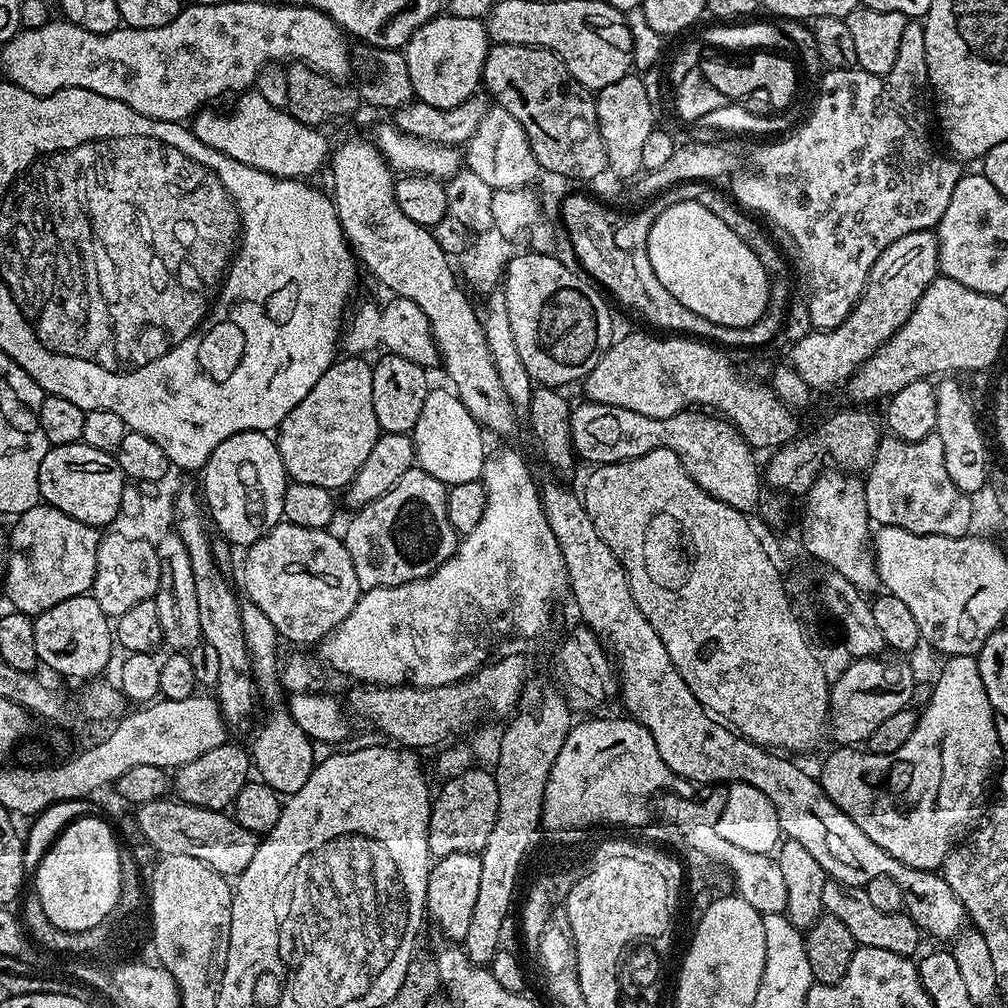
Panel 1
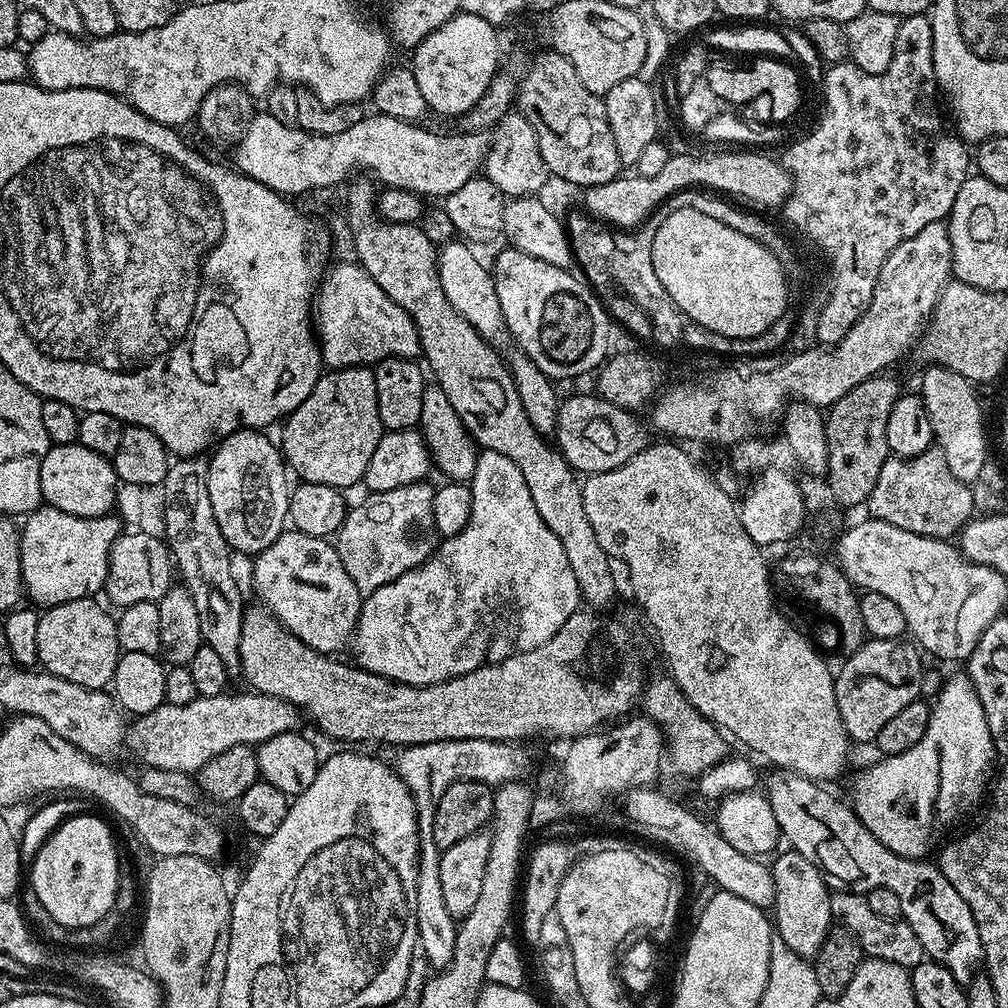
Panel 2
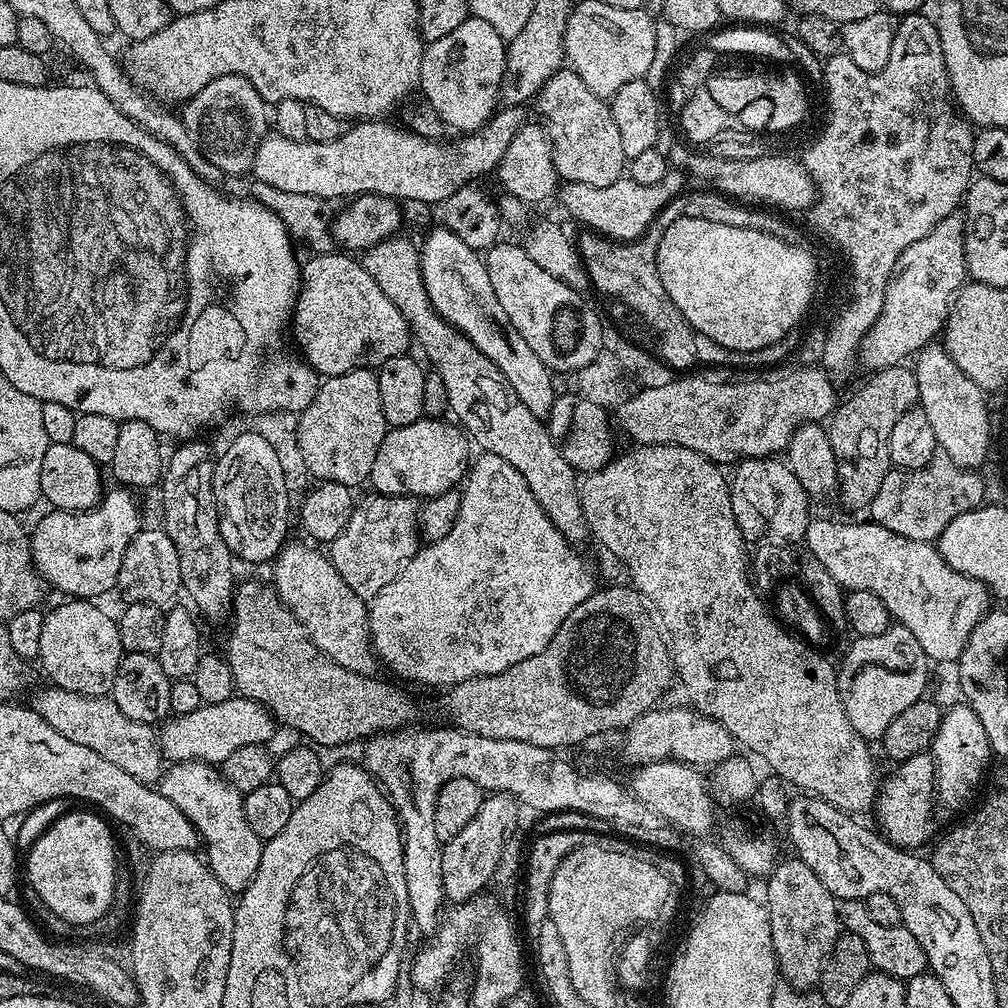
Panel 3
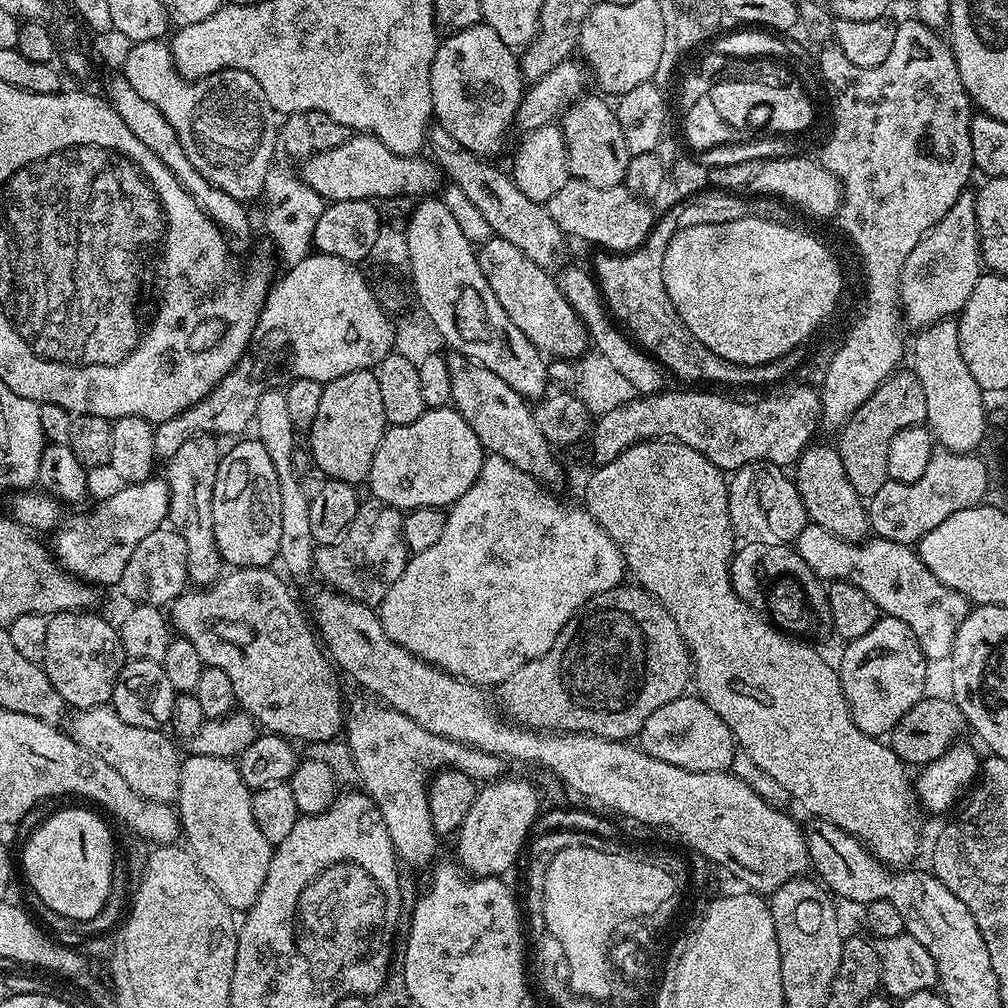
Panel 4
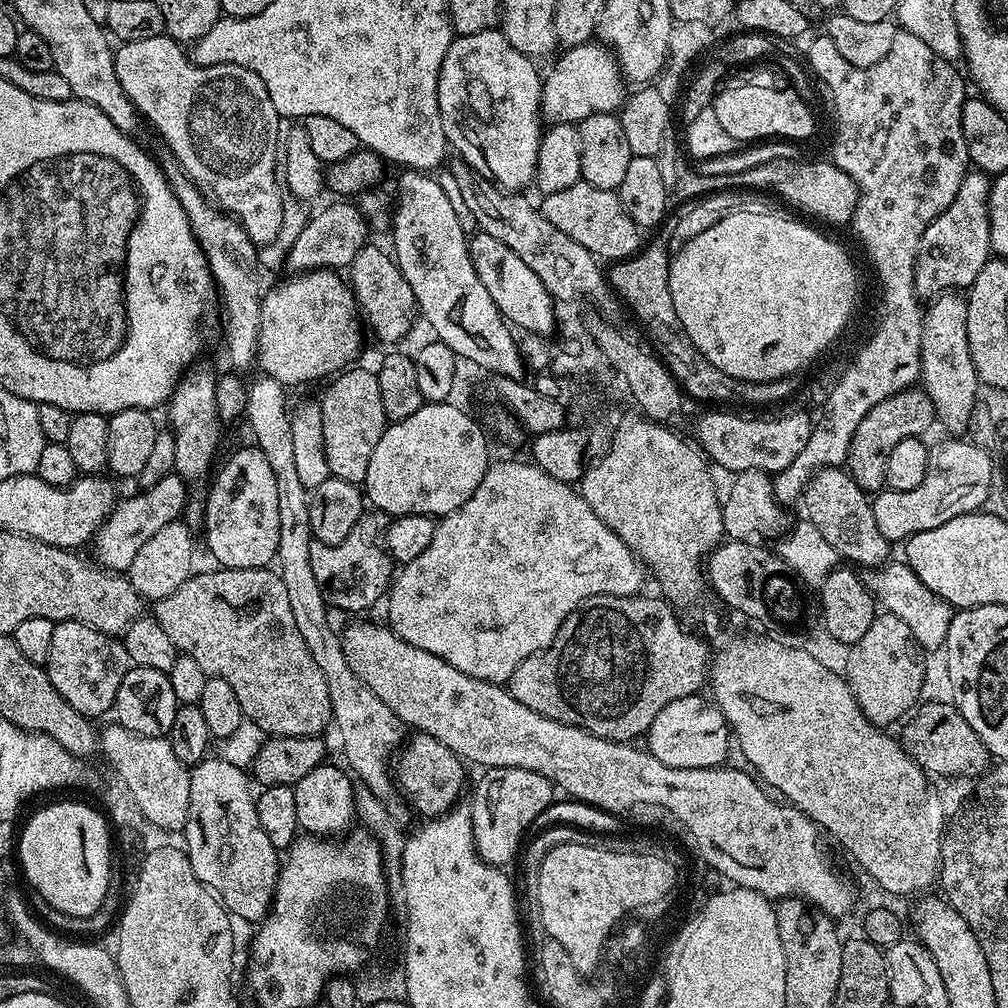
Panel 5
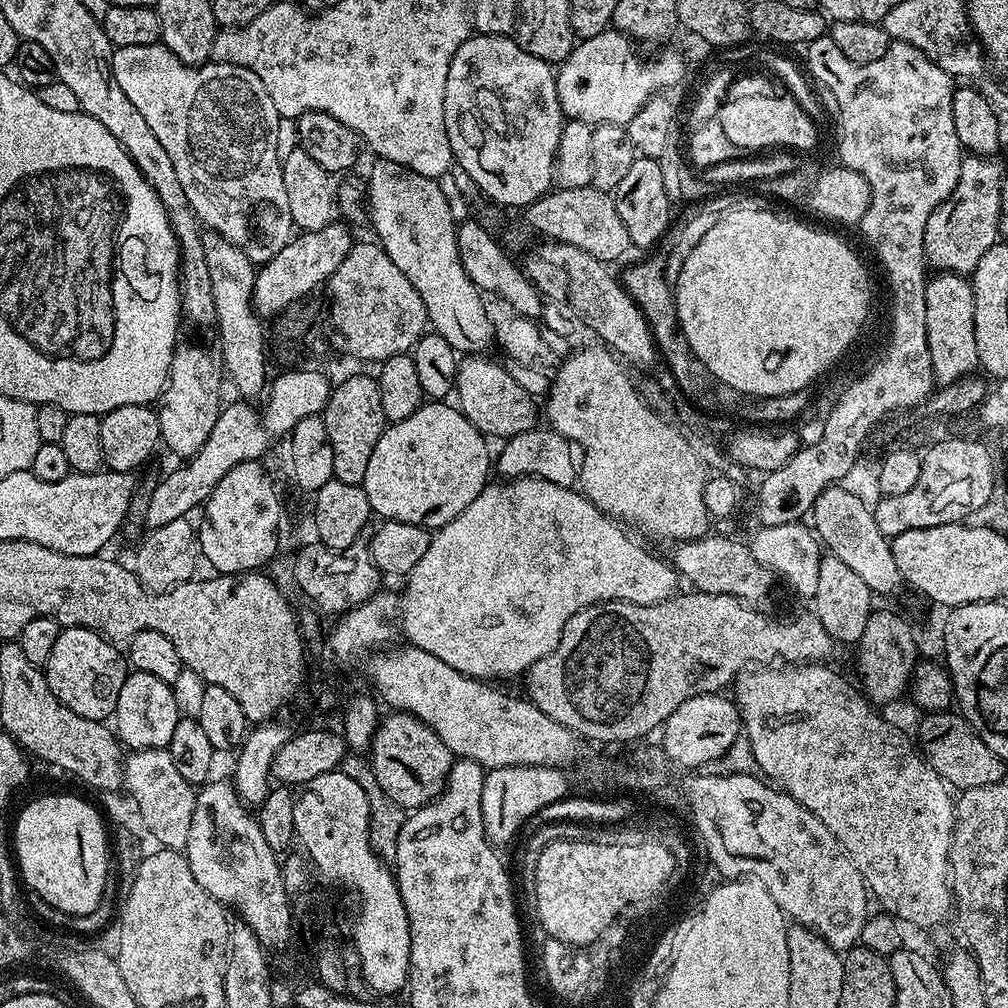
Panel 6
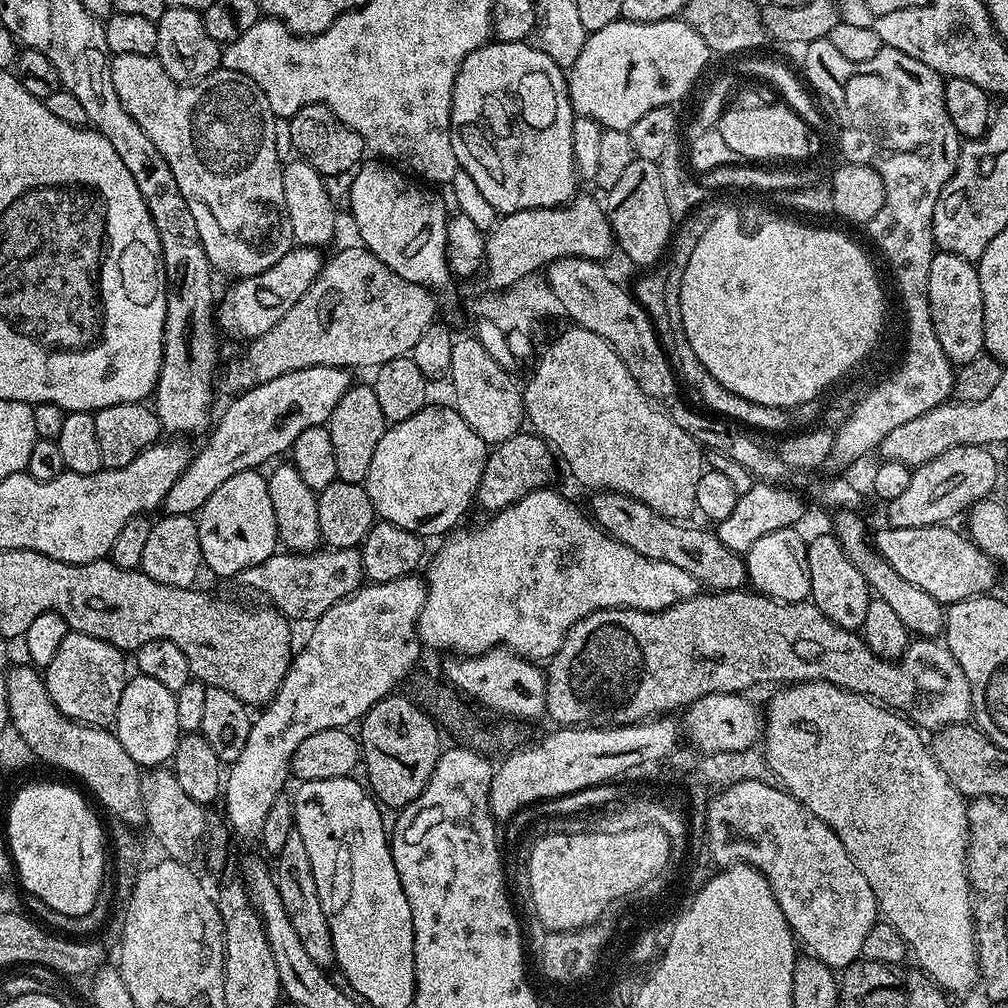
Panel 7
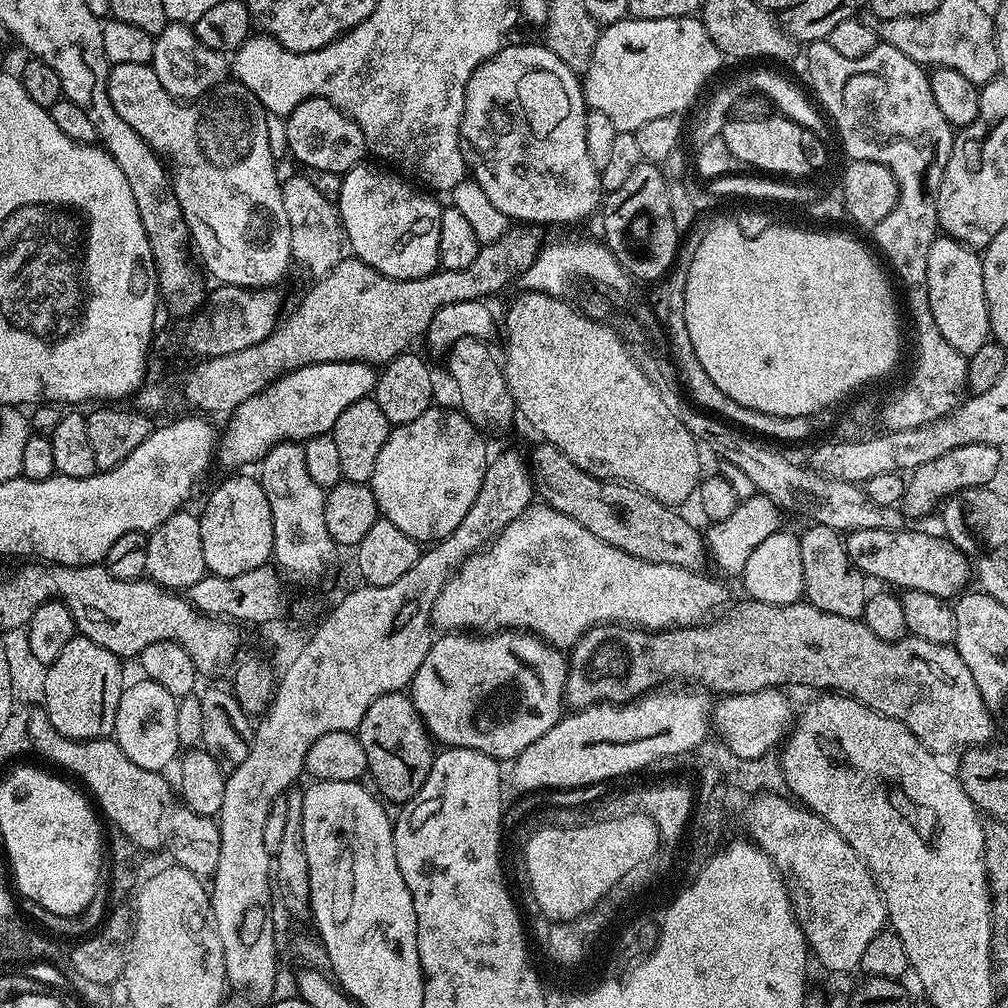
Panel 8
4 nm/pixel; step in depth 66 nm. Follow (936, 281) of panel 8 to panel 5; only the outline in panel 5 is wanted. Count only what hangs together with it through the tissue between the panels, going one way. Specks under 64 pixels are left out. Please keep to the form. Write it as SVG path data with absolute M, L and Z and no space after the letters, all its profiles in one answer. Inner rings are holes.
M959 291L941 292L931 301L932 304L923 309L924 325L922 326L922 342L920 343L920 380L922 389L933 402L935 419L949 428L949 433L960 434L971 422L971 414L976 404L975 392L977 386L974 358L970 358L970 342L966 338L967 299Z

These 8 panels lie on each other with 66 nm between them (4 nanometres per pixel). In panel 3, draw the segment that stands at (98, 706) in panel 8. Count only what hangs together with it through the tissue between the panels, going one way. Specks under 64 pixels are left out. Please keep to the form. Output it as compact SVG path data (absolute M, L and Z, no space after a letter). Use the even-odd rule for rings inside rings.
M68 598L57 608L47 609L42 622L42 638L38 650L38 664L44 667L44 672L49 676L51 683L62 690L70 690L74 694L87 696L107 696L112 691L112 683L118 674L120 660L125 651L120 641L120 625L112 620L99 608L99 603L88 598Z

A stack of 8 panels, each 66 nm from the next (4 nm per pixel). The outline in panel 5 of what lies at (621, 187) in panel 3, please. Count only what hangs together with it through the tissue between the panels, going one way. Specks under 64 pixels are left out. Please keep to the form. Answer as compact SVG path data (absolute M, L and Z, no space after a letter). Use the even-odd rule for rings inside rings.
M581 182L574 186L566 186L566 190L547 193L543 199L544 216L550 218L550 222L554 222L558 230L562 230L562 234L570 234L570 238L574 238L578 246L586 246L586 250L601 261L627 260L640 251L642 229L624 209L615 191L602 190L598 186Z

